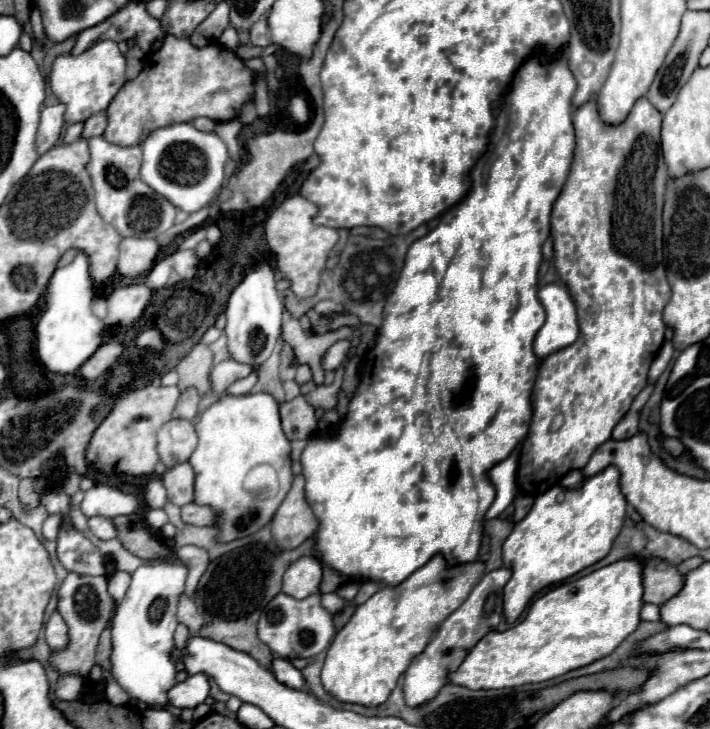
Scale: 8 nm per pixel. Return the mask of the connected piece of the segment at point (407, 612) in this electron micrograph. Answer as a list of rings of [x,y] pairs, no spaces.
[[[434,556],[396,588],[380,588],[368,602],[360,604],[348,624],[338,630],[328,648],[322,668],[322,684],[338,702],[380,706],[396,688],[398,678],[426,648],[434,630],[468,598],[472,586],[484,572],[482,562],[446,568],[442,556]]]

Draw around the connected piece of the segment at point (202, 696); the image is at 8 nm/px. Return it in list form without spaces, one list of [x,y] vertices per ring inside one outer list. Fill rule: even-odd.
[[[194,674],[194,676],[188,676],[184,682],[176,684],[170,692],[168,692],[168,698],[170,698],[170,704],[176,706],[176,708],[196,708],[200,706],[210,694],[210,682],[208,682],[208,676],[206,674]]]

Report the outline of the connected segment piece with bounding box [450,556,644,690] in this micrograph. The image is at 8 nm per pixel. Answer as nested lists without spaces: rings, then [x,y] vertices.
[[[630,556],[548,590],[532,602],[520,624],[510,626],[506,632],[484,636],[470,650],[462,666],[450,674],[450,682],[470,690],[514,688],[558,678],[612,654],[640,624],[640,610],[644,606],[640,572],[644,572],[644,564]]]

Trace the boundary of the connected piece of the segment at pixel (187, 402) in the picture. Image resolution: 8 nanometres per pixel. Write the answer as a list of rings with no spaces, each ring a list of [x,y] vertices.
[[[188,388],[180,394],[178,404],[172,412],[174,418],[186,418],[186,420],[194,420],[198,414],[198,402],[200,402],[200,394],[196,392],[196,388]]]

